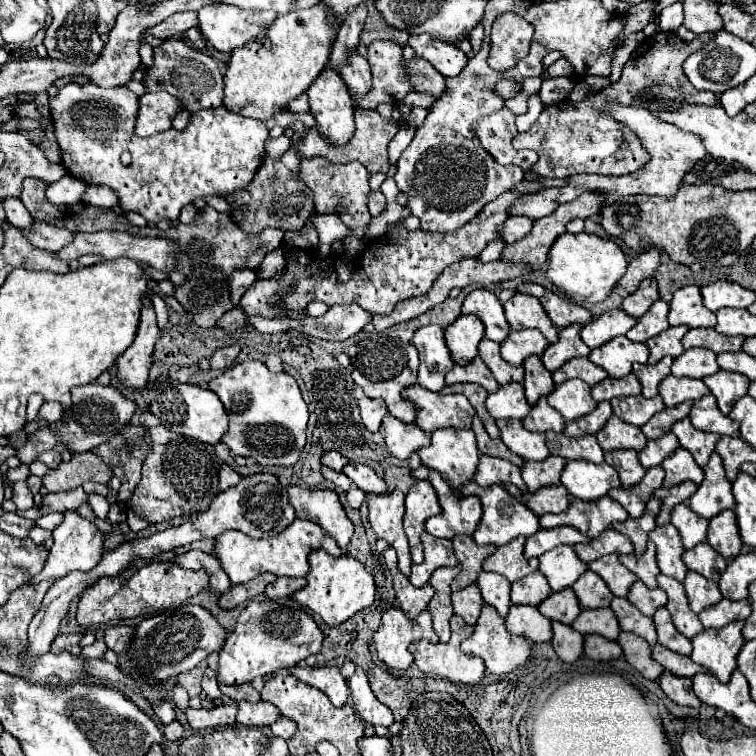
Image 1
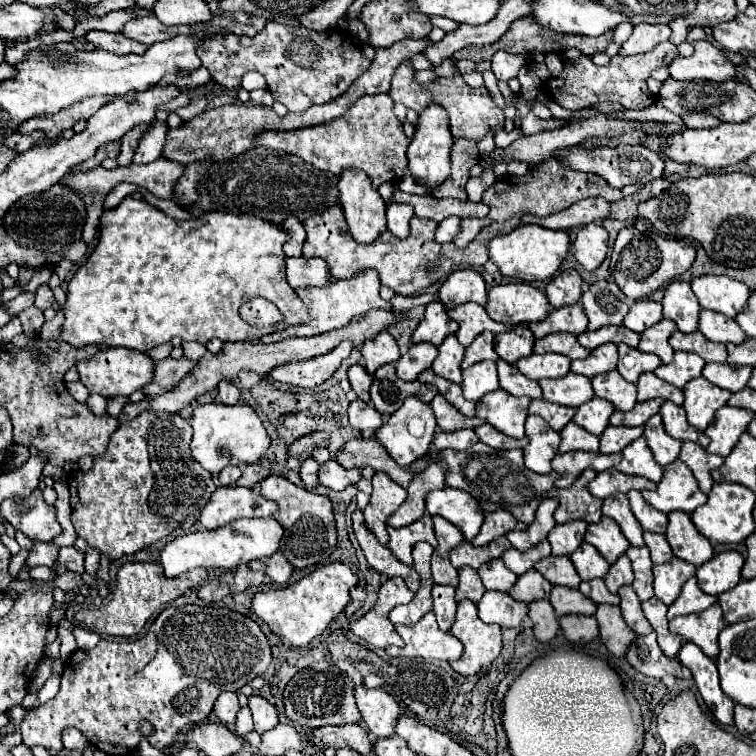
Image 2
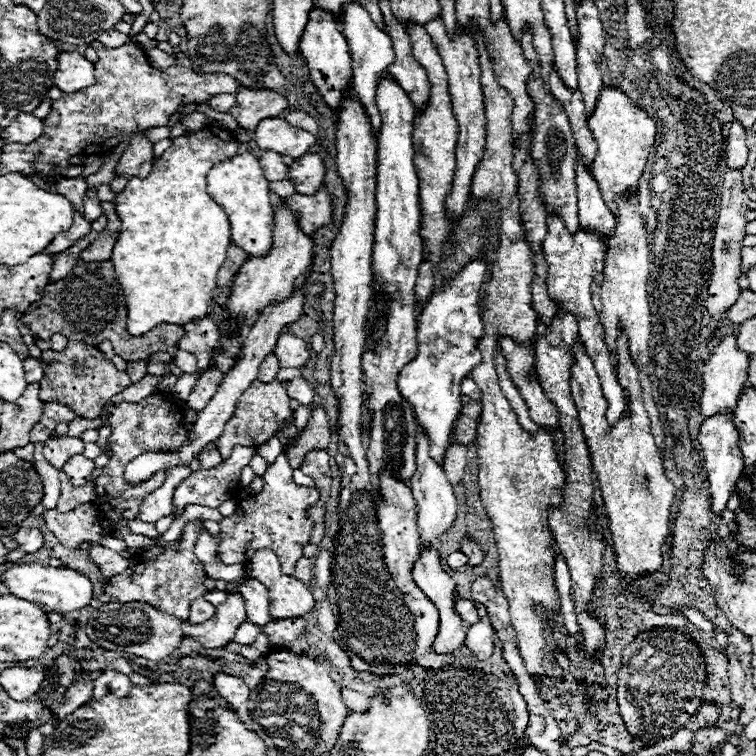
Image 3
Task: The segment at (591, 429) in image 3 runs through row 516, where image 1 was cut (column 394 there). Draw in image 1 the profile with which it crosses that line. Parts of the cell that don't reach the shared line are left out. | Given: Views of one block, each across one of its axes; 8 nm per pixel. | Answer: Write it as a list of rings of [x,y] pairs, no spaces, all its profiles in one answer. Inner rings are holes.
[[[390,608],[382,614],[380,628],[374,632],[378,658],[392,670],[406,670],[414,662],[408,646],[422,638],[434,644],[438,642],[428,610],[414,620],[408,620],[400,608]]]

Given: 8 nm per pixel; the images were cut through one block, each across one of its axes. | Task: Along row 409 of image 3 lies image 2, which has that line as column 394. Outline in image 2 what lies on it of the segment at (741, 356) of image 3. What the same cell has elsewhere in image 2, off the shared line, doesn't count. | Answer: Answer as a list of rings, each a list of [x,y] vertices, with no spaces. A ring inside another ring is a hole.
[[[356,686],[356,704],[362,712],[362,720],[376,738],[390,738],[396,734],[396,718],[402,710],[398,702],[384,688]]]

